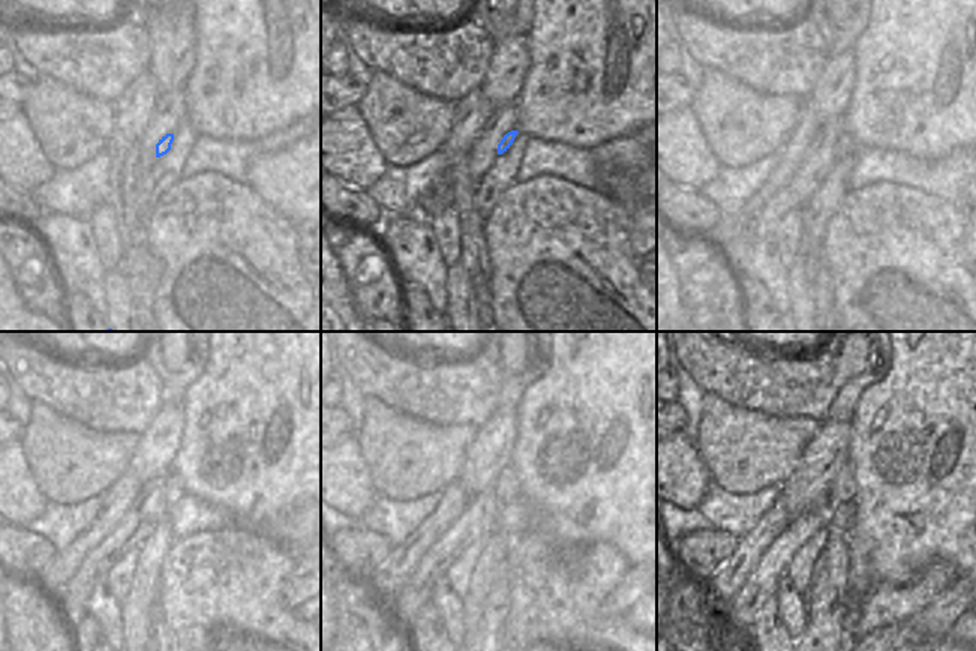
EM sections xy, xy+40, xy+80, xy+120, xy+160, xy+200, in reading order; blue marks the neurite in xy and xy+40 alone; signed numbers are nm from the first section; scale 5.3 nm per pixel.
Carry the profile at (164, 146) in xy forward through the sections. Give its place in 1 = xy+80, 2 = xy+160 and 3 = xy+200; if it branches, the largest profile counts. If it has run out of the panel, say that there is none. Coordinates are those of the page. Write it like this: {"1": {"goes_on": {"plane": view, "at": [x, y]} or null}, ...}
{"1": {"goes_on": {"plane": "xy+80", "at": [844, 146]}}, "2": {"goes_on": {"plane": "xy+160", "at": [507, 489]}}, "3": {"goes_on": {"plane": "xy+200", "at": [841, 489]}}}

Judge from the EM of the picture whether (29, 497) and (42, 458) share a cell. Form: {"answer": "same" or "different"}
{"answer": "different"}

